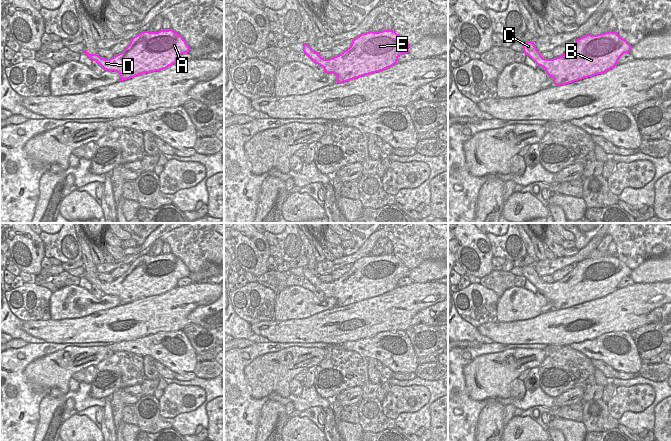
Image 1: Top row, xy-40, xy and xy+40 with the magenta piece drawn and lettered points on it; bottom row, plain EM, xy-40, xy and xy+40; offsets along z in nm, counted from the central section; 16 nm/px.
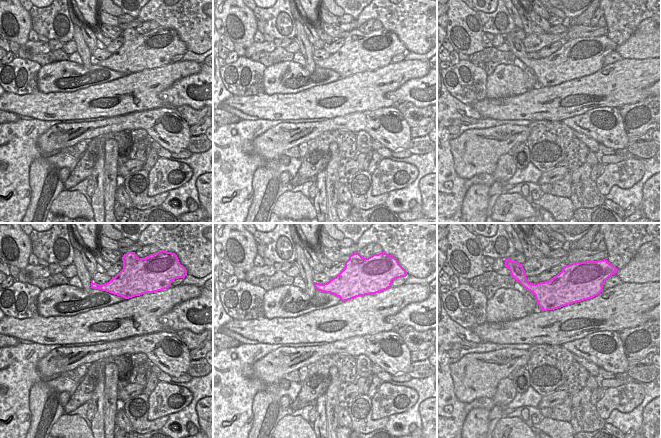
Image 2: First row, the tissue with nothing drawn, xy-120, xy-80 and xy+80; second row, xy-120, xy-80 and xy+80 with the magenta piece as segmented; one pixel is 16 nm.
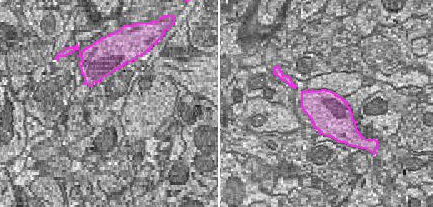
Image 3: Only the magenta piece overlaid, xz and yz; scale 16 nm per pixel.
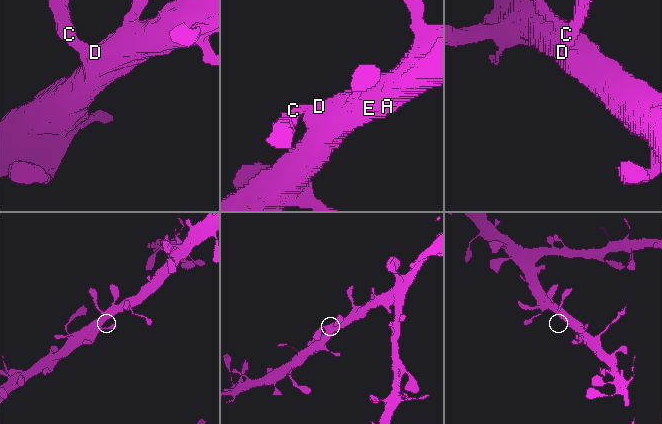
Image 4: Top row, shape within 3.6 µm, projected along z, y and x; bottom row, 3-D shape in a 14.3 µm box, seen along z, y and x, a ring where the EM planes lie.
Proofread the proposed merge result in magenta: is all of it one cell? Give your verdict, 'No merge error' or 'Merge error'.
No merge error.

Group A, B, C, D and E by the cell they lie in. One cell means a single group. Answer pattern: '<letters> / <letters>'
A B C D E

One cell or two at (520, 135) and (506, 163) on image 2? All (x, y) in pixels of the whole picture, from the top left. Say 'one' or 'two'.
two

